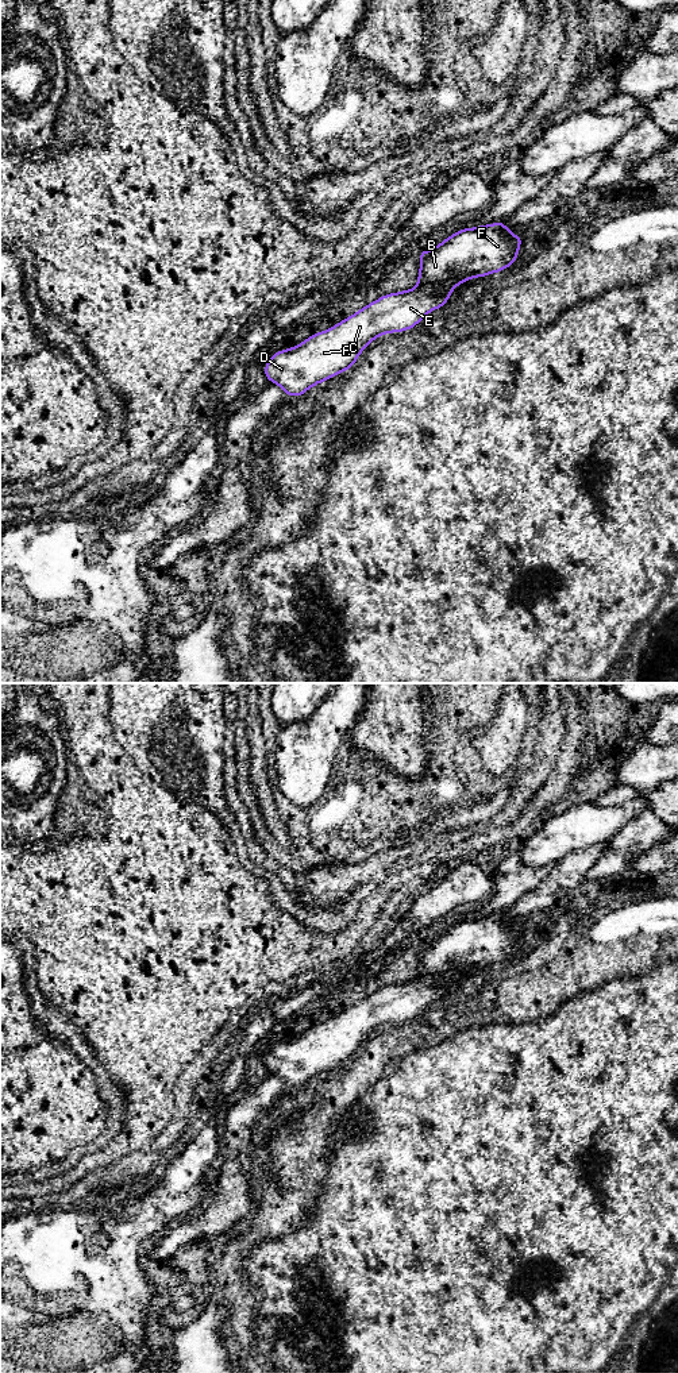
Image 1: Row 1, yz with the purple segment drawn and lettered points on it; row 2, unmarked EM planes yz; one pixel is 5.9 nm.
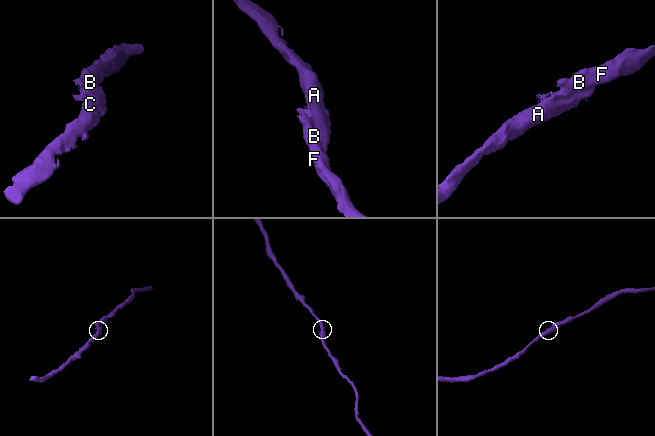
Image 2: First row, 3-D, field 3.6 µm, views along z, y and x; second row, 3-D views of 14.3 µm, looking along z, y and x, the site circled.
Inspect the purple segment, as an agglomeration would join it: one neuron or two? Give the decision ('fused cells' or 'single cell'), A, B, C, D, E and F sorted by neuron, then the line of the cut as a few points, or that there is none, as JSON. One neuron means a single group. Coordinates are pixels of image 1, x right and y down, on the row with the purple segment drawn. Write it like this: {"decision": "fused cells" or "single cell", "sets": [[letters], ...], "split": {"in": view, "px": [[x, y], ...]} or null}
{"decision": "fused cells", "sets": [["A", "C", "D", "E"], ["B", "F"]], "split": {"in": "yz", "px": [[458, 282], [438, 281], [418, 286]]}}

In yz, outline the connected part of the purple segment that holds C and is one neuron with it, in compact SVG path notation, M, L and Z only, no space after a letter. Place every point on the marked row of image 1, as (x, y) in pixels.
M444 281L380 297L327 331L311 335L298 346L274 352L263 367L267 382L276 382L289 397L303 396L309 387L351 369L375 338L416 327L431 309L438 311L448 302L457 285L458 282Z

